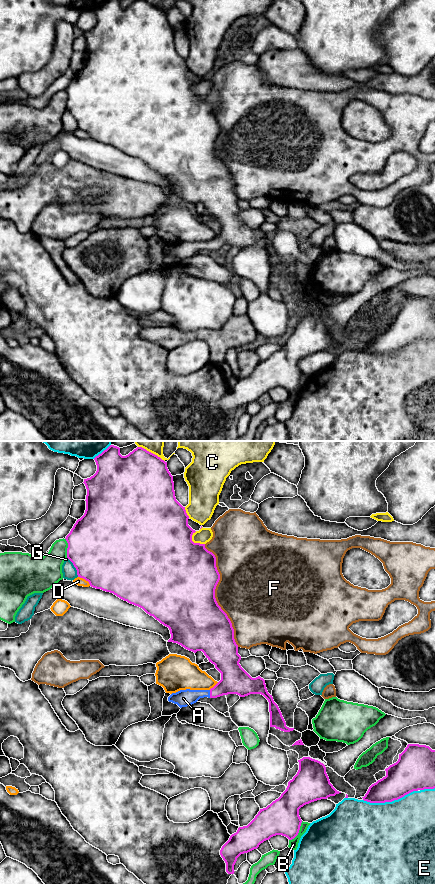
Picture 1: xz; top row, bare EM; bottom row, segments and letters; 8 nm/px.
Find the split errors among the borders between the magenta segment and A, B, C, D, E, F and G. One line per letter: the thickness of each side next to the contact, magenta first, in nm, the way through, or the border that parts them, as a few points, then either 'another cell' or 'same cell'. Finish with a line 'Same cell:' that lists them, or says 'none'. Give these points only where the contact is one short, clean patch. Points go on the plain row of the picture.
A: 220/140 nm | same cell
B: 280/80 nm | another cell
C: 500/120 nm | another cell
D: 500/70 nm | another cell
E: 280/500 nm | another cell
F: 500/460 nm | another cell
G: 500/110 nm | another cell
Same cell: A

